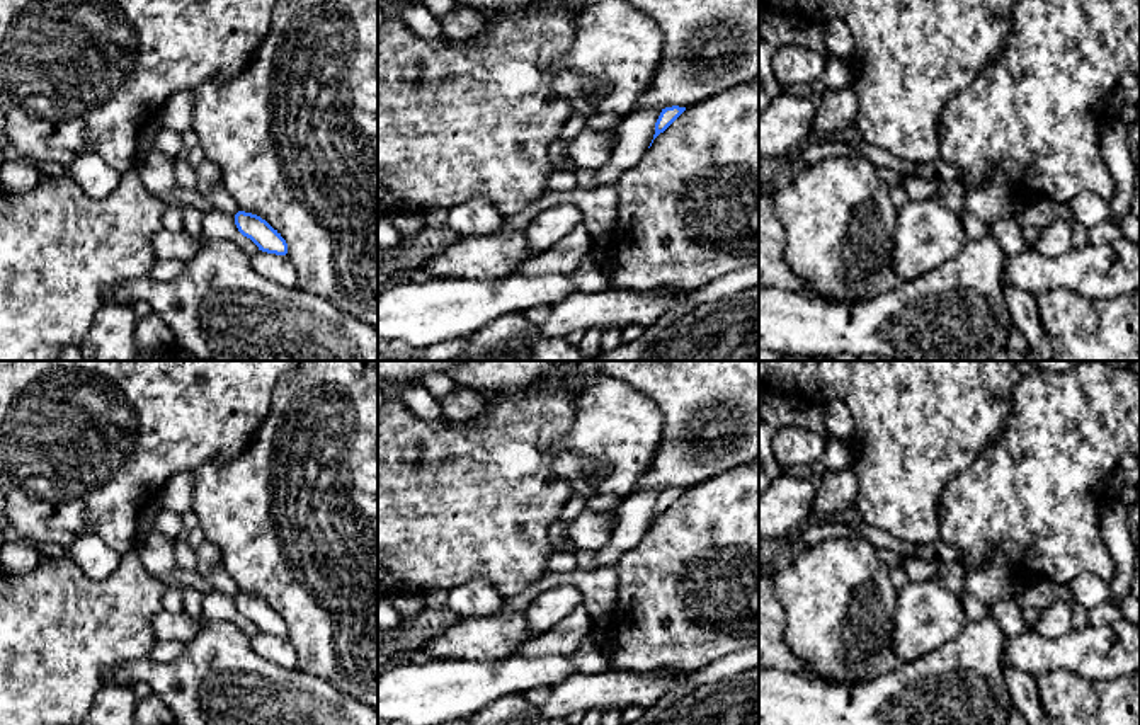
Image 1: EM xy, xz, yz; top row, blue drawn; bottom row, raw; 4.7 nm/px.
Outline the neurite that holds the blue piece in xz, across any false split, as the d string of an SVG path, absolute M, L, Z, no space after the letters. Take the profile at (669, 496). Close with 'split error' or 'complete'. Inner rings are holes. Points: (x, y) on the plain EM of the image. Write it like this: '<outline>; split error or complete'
M679 487L662 490L662 494L660 494L657 504L655 504L653 521L660 514L664 514L684 492L686 492L686 488L679 488Z; complete

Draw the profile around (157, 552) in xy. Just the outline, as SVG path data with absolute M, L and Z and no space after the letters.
M148 533L140 536L136 551L145 568L151 574L167 574L182 568L175 562L175 539L160 533Z

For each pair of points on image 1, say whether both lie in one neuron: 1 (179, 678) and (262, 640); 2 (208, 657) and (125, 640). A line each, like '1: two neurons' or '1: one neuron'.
1: two neurons
2: two neurons

